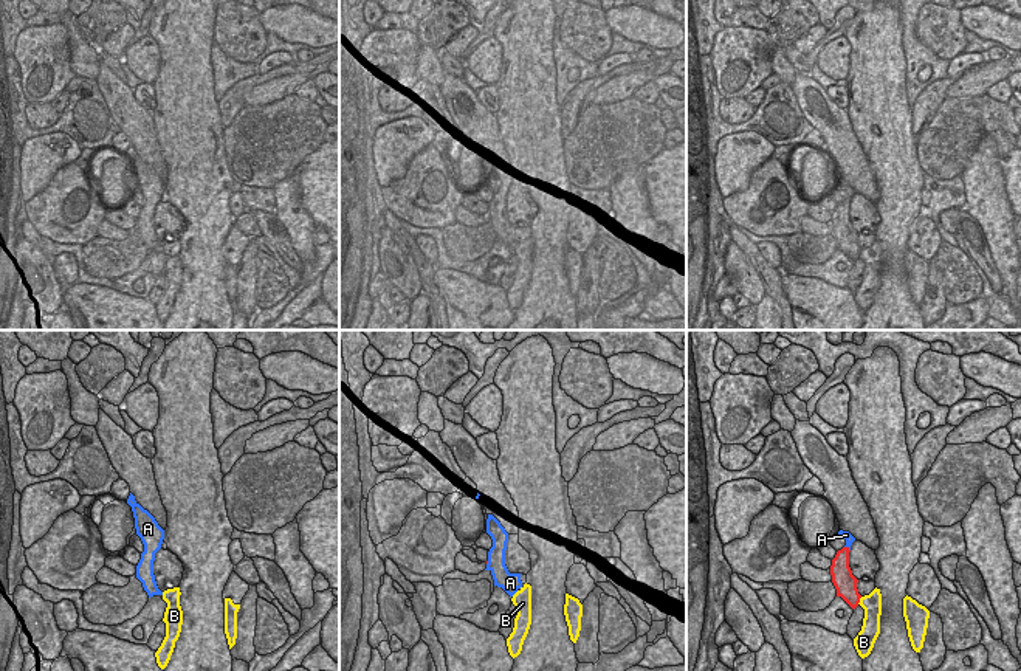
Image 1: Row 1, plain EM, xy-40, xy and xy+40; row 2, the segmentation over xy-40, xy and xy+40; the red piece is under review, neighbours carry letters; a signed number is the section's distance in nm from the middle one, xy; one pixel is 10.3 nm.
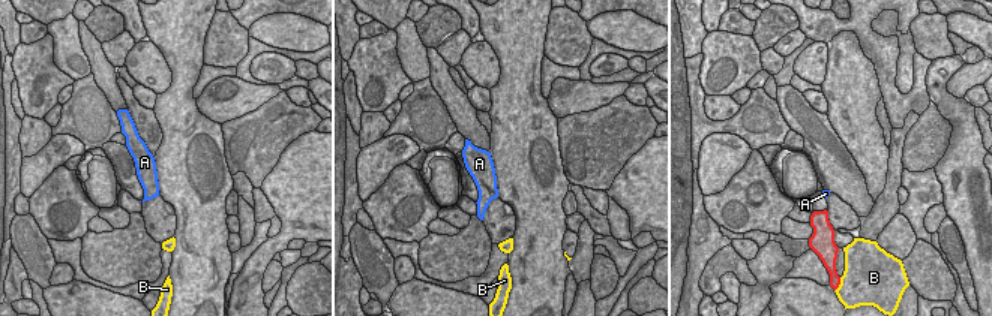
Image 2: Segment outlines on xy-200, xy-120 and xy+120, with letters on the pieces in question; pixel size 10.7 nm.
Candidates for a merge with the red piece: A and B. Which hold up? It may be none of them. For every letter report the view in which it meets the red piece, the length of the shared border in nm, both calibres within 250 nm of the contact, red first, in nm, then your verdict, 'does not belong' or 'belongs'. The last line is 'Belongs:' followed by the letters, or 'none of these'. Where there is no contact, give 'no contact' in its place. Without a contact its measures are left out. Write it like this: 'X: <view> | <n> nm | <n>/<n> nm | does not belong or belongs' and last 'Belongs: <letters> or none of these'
A: xy+40 | 80 nm | 220/90 nm | belongs
B: xy+40 | 100 nm | 240/200 nm | does not belong
Belongs: A

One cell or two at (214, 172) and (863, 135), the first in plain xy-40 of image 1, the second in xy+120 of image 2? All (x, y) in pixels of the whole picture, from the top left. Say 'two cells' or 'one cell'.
one cell

